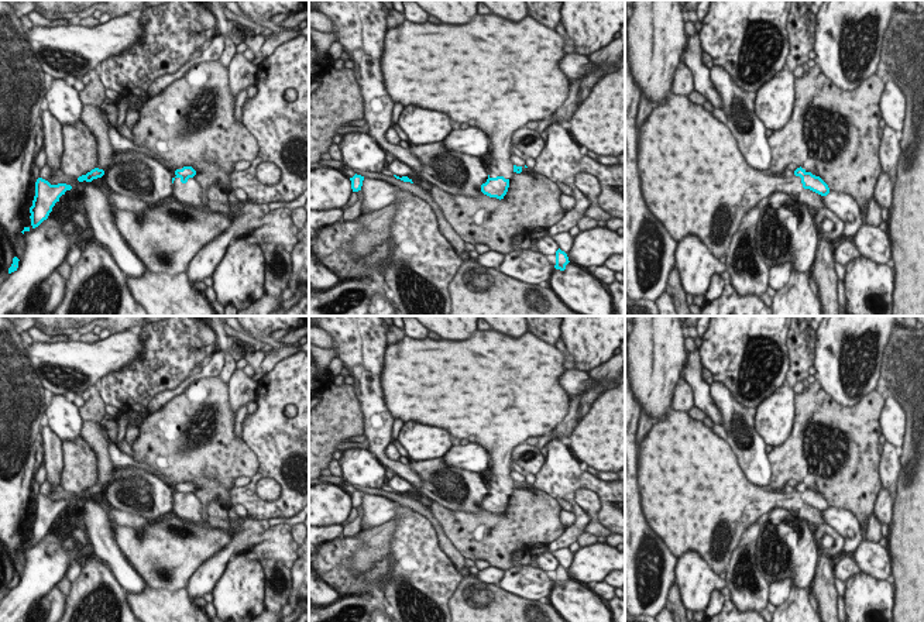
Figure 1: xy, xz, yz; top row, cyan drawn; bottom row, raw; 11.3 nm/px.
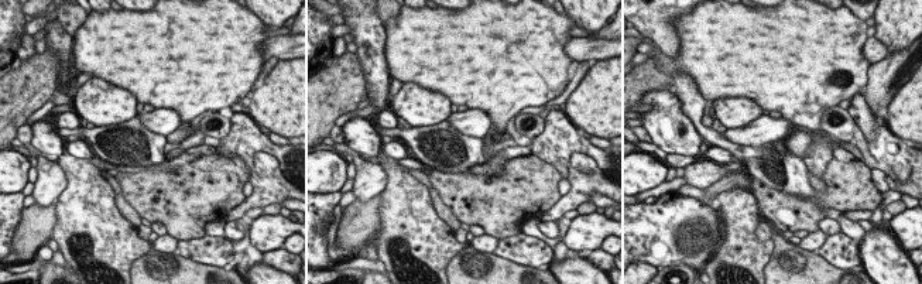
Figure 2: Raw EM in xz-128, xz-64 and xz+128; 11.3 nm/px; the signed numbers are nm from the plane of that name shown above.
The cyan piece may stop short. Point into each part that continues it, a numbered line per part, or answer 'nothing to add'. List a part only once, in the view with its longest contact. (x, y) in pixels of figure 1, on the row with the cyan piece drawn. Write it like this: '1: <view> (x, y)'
nothing to add

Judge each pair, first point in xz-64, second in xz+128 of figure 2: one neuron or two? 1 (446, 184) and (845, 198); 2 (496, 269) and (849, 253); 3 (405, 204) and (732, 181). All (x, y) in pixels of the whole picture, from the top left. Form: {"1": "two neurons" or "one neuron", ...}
{"1": "one neuron", "2": "two neurons", "3": "two neurons"}

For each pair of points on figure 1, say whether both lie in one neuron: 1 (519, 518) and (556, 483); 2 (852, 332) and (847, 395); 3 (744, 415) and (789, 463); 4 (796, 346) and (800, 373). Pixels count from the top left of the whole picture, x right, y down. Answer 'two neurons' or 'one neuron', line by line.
1: two neurons
2: one neuron
3: two neurons
4: one neuron

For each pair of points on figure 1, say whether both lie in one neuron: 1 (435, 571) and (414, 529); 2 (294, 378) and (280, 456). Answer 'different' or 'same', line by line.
1: same
2: same

